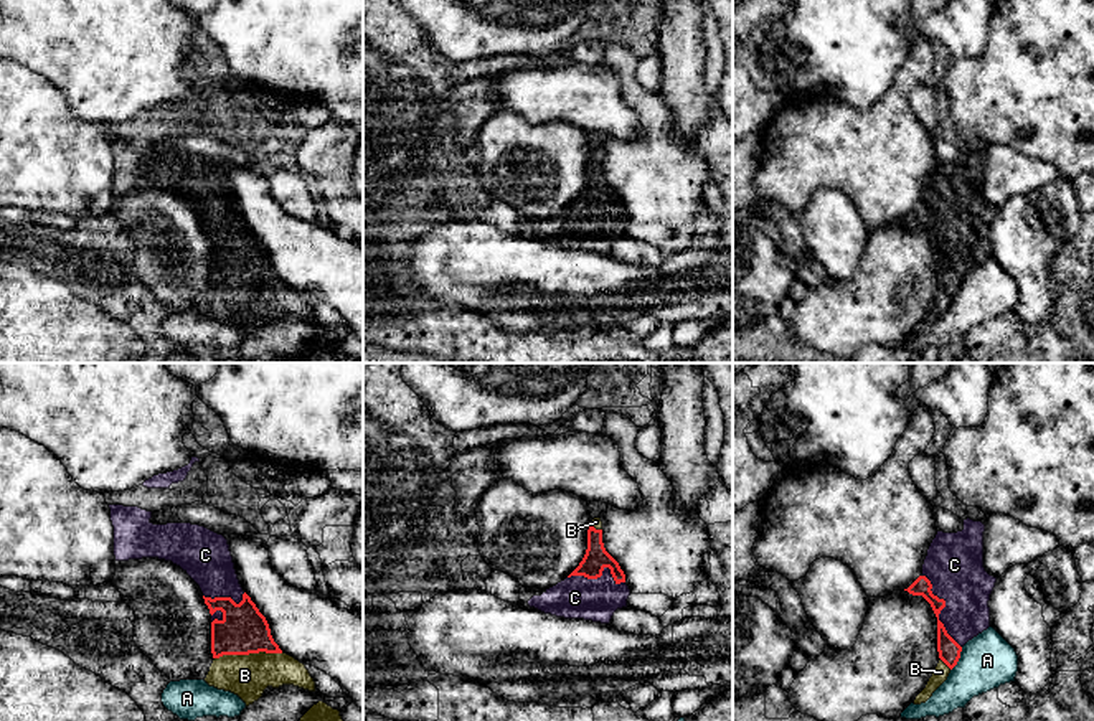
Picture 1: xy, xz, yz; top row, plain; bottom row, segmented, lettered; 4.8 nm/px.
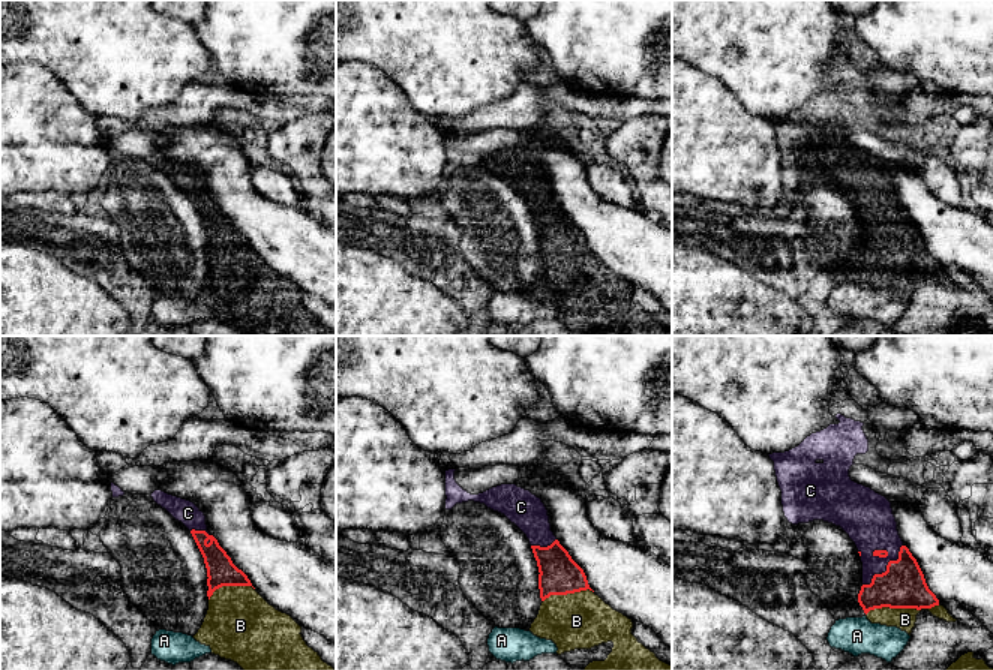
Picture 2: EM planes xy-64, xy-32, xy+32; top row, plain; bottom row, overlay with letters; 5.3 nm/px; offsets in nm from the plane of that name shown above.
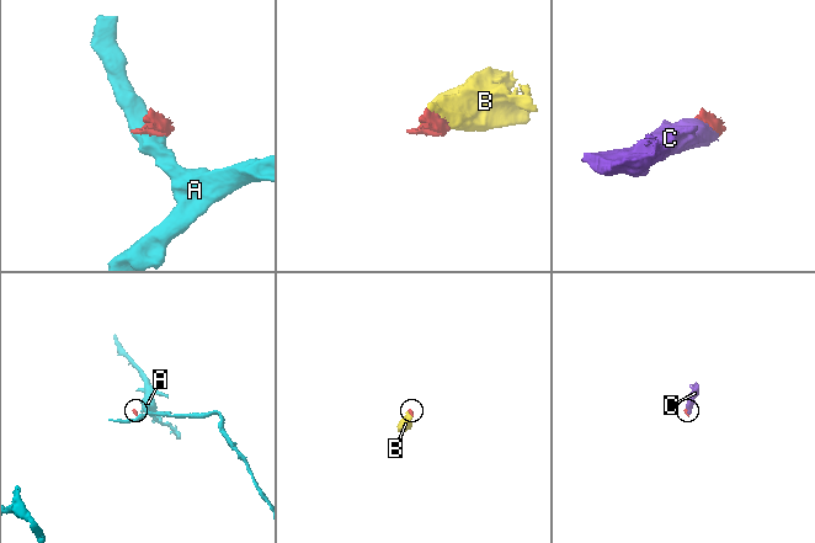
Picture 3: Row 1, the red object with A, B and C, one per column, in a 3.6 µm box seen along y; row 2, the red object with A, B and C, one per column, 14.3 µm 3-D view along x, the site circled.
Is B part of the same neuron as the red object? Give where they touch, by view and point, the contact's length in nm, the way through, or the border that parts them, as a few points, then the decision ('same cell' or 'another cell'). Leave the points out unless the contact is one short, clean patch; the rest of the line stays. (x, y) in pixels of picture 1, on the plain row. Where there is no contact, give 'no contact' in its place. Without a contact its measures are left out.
meets red in xy at (248, 284); contact 340 nm long; same cell

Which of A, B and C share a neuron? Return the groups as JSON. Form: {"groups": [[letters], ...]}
{"groups": [["A"], ["B", "C"]]}

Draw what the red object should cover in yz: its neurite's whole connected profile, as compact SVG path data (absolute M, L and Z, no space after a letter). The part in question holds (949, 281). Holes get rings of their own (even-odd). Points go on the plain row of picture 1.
M964 150L957 163L937 162L922 205L904 221L922 226L937 247L939 294L914 335L926 333L947 310L962 277L990 257L990 224L997 208L983 198L982 152Z

